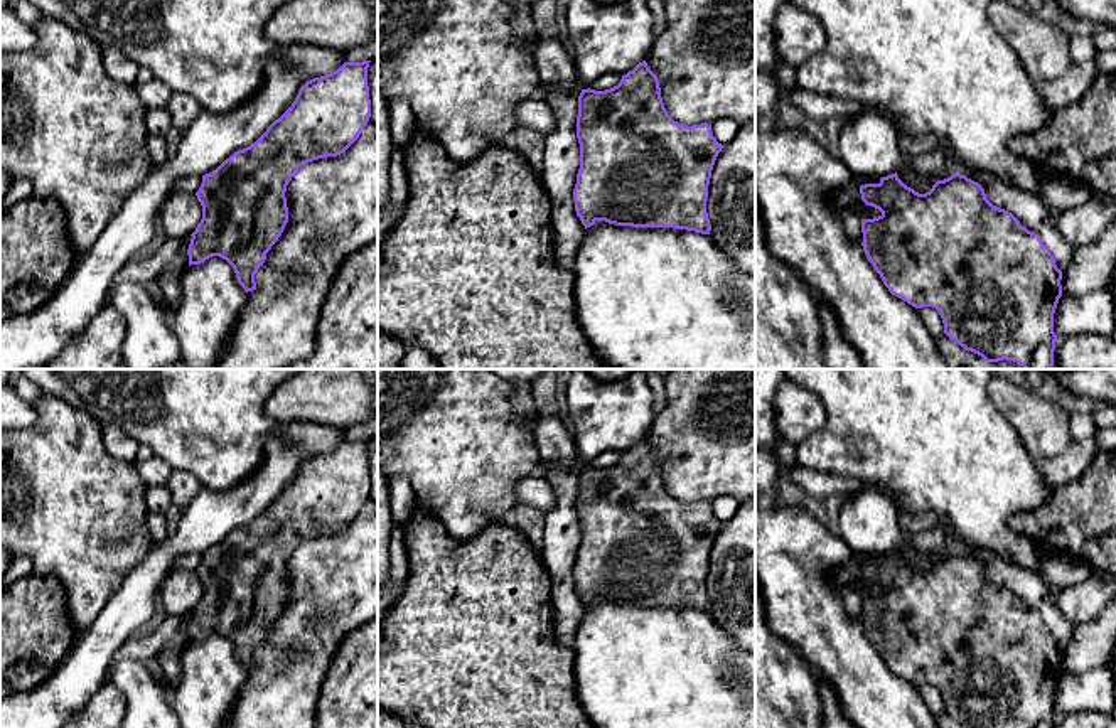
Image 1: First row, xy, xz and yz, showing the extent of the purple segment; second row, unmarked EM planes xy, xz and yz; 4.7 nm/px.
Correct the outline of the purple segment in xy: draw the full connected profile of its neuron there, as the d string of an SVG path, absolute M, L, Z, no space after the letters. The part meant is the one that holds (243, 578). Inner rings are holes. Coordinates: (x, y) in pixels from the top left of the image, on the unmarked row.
M344 440L337 448L307 458L292 484L255 521L202 553L196 570L202 597L190 612L189 644L219 634L234 645L246 671L256 667L255 652L288 600L288 559L303 541L344 531L371 495L369 440Z

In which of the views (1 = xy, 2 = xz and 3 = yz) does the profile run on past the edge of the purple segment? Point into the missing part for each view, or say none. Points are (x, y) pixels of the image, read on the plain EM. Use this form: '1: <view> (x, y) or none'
1: none
2: none
3: none

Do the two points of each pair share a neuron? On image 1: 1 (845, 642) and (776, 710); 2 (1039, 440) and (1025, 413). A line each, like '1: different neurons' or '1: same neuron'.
1: different neurons
2: same neuron

